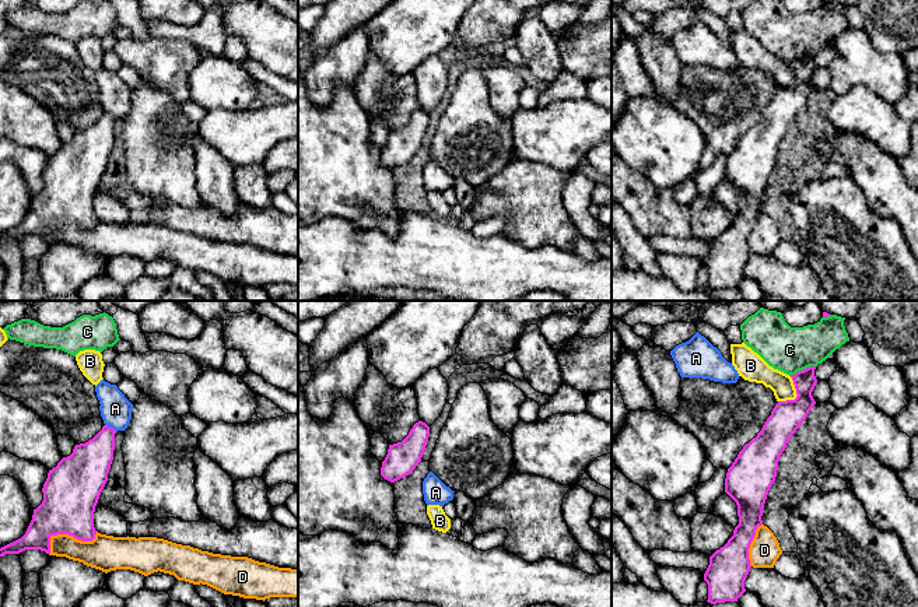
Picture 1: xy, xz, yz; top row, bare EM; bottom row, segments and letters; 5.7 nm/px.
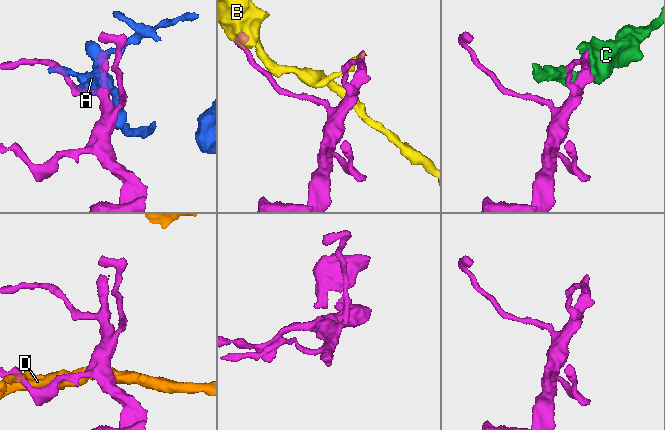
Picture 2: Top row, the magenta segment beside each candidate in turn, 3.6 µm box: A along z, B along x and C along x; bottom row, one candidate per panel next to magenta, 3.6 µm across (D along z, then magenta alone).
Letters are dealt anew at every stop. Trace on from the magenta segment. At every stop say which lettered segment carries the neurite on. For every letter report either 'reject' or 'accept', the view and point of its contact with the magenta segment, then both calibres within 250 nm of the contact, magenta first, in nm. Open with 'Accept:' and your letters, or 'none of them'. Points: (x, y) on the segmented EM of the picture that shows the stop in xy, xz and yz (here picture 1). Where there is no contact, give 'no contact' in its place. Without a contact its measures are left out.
Accept: none of them
A: reject; contact xy (109, 427); calibres 240 and 180 nm
B: reject; contact yz (796, 396); calibres 180 and 130 nm
C: reject; contact yz (803, 369); calibres 140 and 260 nm
D: reject; contact xy (66, 533); calibres 320 and 200 nm

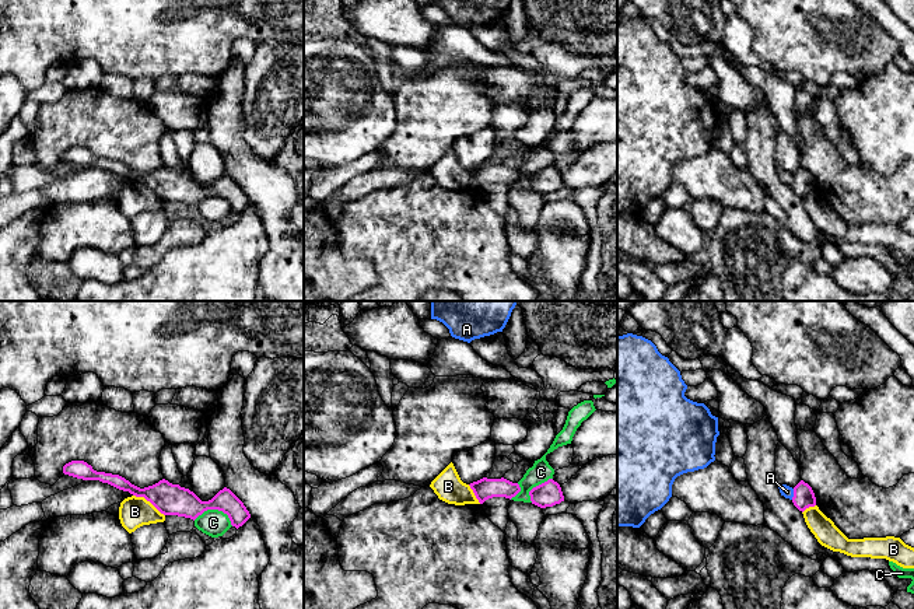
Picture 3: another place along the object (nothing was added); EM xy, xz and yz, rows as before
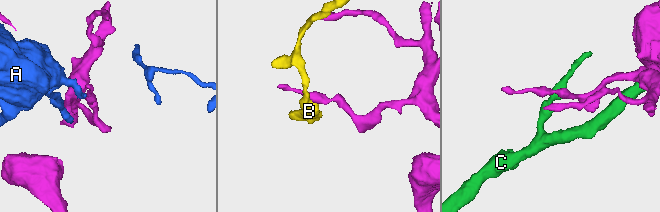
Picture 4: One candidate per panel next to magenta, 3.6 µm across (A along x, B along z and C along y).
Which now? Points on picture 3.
Accept: none of them
A: reject; contact yz (794, 494); calibres 130 and 70 nm
B: reject; contact xy (149, 500); calibres 180 and 180 nm
C: reject; contact xy (216, 508); calibres 180 and 160 nm

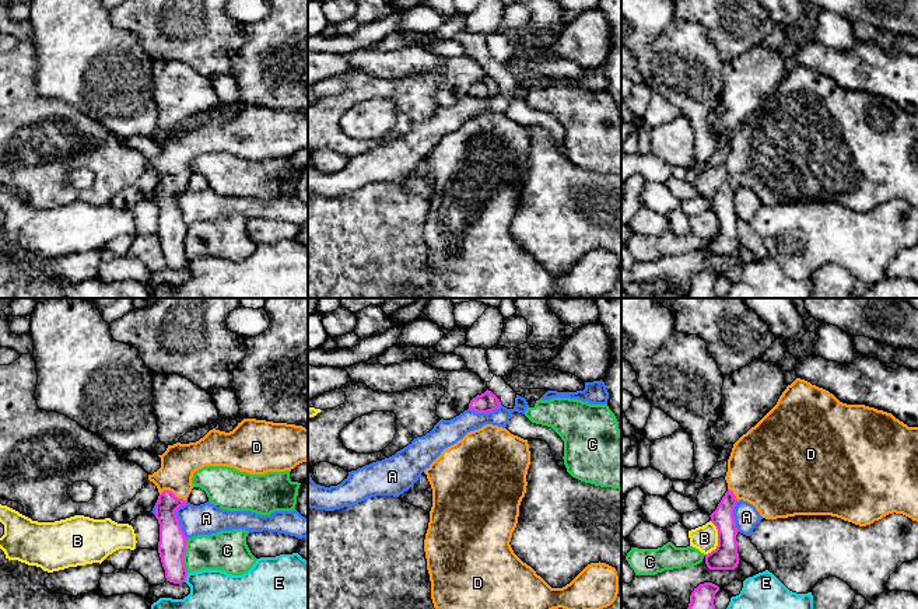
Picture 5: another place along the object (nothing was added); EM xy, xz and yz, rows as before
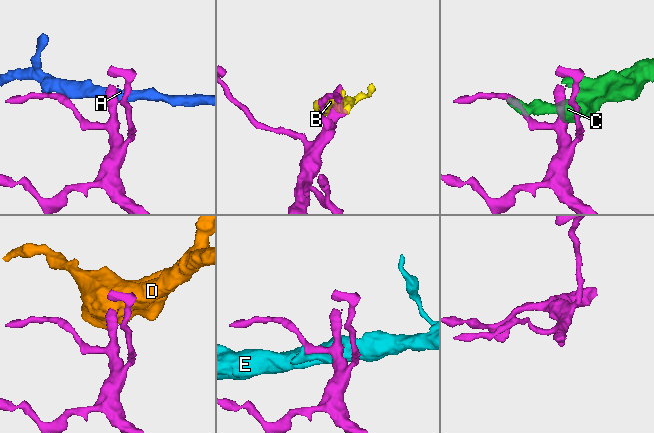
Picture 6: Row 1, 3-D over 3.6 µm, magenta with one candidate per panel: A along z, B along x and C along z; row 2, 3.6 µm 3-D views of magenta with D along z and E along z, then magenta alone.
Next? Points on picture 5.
Accept: D
A: reject; contact xy (178, 520); calibres 160 and 180 nm
B: reject; contact yz (718, 539); calibres 150 and 150 nm
C: reject; contact xy (184, 555); calibres 160 and 240 nm
D: accept; contact xy (172, 493); calibres 140 and 200 nm
E: reject; contact xy (186, 576); calibres 160 and 220 nm

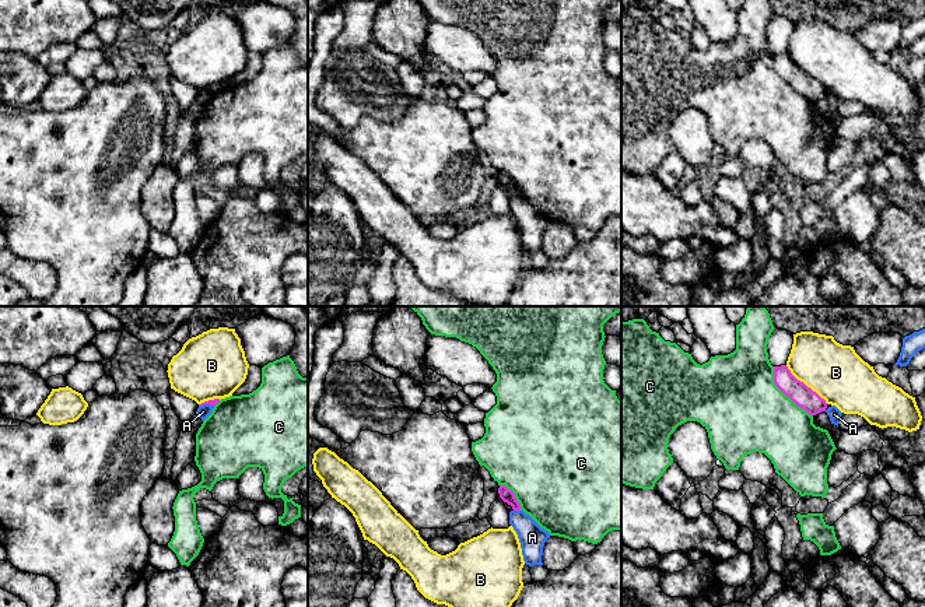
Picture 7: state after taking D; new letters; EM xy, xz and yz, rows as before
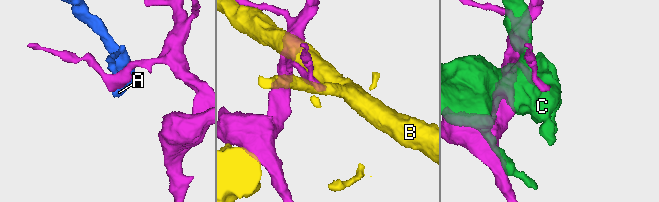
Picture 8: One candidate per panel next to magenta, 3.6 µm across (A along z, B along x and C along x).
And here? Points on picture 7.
Accept: none of them
A: reject; contact xz (517, 509); calibres 80 and 160 nm
B: reject; contact yz (805, 385); calibres 120 and 320 nm
C: reject; contact yz (785, 395); calibres 120 and 460 nm

